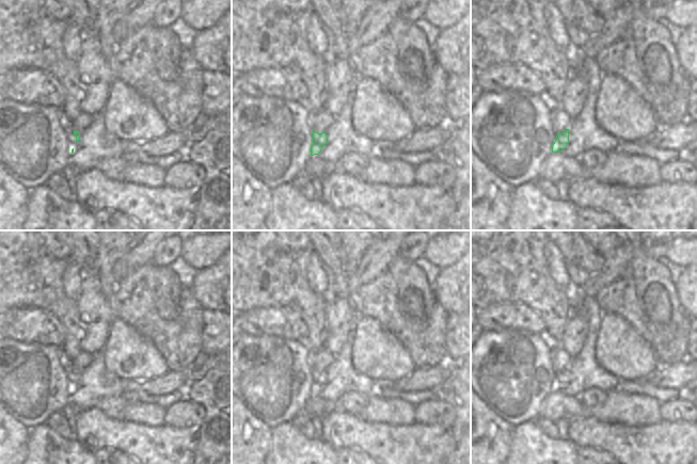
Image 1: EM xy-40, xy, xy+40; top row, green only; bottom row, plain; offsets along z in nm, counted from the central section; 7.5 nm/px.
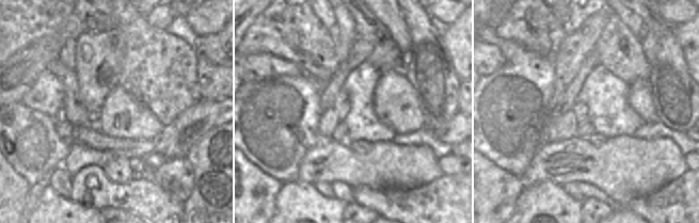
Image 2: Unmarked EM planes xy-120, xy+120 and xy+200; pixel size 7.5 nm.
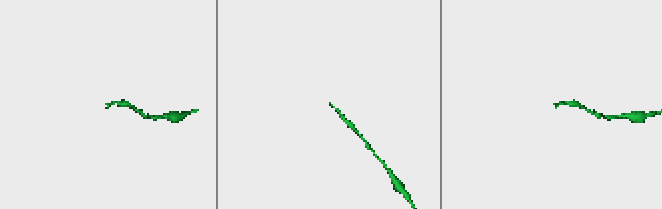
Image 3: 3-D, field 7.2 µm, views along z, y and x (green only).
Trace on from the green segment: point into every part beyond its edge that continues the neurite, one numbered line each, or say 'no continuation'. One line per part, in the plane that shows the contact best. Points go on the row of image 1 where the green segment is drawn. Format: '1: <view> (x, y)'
1: xy-40 (68, 128)

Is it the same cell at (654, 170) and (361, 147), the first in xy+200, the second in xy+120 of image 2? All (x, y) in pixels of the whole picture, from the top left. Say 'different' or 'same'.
different

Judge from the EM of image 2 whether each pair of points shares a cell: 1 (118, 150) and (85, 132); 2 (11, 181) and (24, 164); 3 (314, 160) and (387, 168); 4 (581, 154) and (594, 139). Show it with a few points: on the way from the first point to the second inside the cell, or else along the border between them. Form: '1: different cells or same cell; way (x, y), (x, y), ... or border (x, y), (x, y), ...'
1: same cell; way (110, 145), (94, 139)
2: different cells; border (11, 165), (29, 187)
3: same cell; way (332, 162), (349, 168), (369, 168)
4: different cells; border (587, 139), (596, 146), (600, 146), (607, 139)

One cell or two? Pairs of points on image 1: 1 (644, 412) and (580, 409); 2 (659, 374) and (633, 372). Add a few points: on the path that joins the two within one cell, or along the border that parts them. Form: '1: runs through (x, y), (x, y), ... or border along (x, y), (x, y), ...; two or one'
1: runs through (628, 412), (596, 412); one
2: border along (661, 366), (647, 378); two

